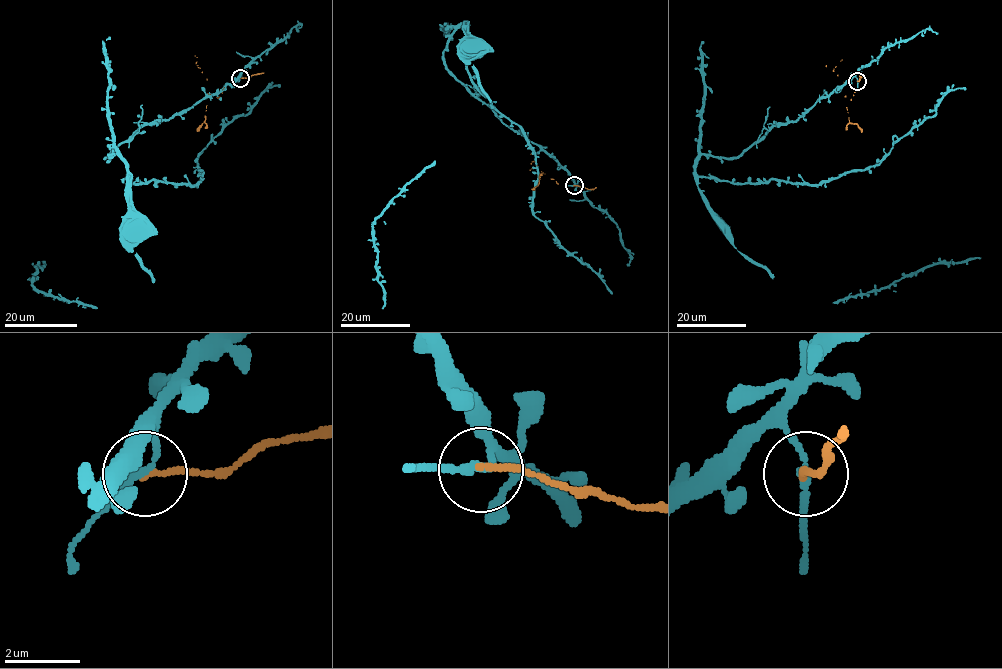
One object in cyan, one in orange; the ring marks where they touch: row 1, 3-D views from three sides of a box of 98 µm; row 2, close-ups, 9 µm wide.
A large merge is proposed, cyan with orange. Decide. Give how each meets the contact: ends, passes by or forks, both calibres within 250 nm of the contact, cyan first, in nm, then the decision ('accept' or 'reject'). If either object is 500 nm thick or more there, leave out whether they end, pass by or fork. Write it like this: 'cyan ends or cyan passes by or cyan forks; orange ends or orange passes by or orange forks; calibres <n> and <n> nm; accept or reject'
cyan passes by; orange ends; calibres 190 and 180 nm; reject

